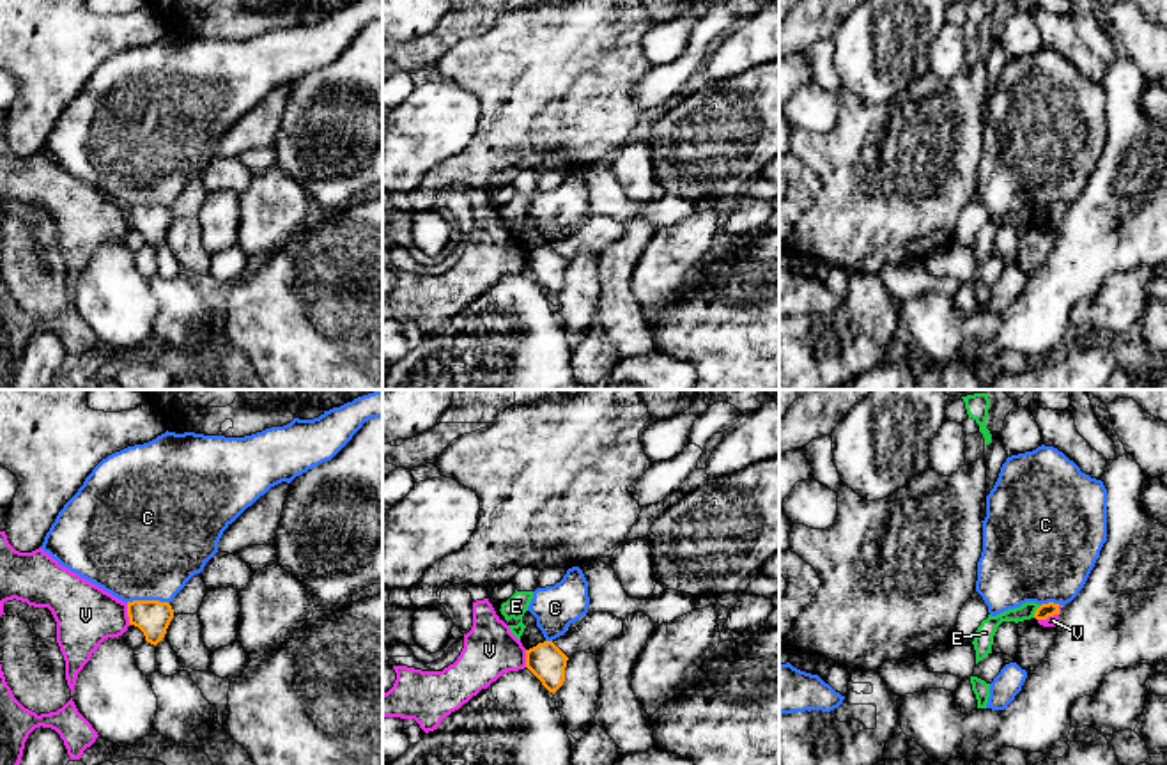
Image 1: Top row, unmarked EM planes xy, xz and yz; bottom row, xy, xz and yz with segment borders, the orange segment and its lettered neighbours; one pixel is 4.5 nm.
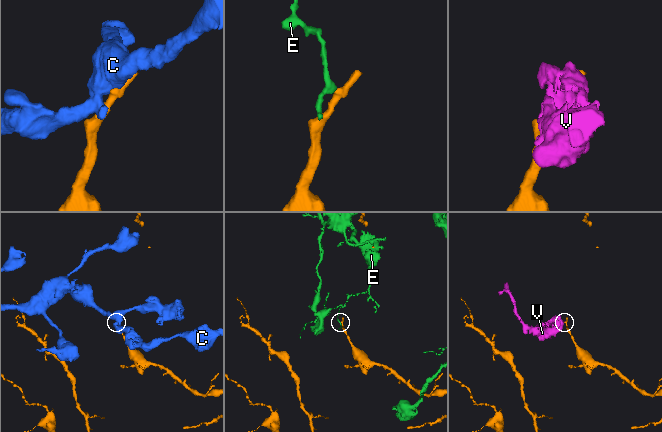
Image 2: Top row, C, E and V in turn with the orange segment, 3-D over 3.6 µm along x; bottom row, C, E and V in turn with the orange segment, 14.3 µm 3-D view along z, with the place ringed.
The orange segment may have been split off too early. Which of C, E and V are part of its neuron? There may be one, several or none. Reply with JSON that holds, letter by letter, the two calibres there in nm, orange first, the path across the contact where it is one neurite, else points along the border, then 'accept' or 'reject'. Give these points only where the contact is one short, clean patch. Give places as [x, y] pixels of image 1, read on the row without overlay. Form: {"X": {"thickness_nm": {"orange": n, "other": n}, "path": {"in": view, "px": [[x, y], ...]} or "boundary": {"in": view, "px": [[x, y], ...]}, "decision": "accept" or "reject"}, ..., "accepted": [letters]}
{"C": {"thickness_nm": {"orange": 160, "other": 500}, "decision": "reject"}, "E": {"thickness_nm": {"orange": 70, "other": 80}, "boundary": {"in": "yz", "px": [[1040, 209], [1033, 220]]}, "decision": "reject"}, "V": {"thickness_nm": {"orange": 160, "other": 280}, "boundary": {"in": "xy", "px": [[126, 208], [130, 227]]}, "decision": "reject"}, "accepted": []}

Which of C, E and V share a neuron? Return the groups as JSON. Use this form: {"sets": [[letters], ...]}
{"sets": [["C", "V"], ["E"]]}

